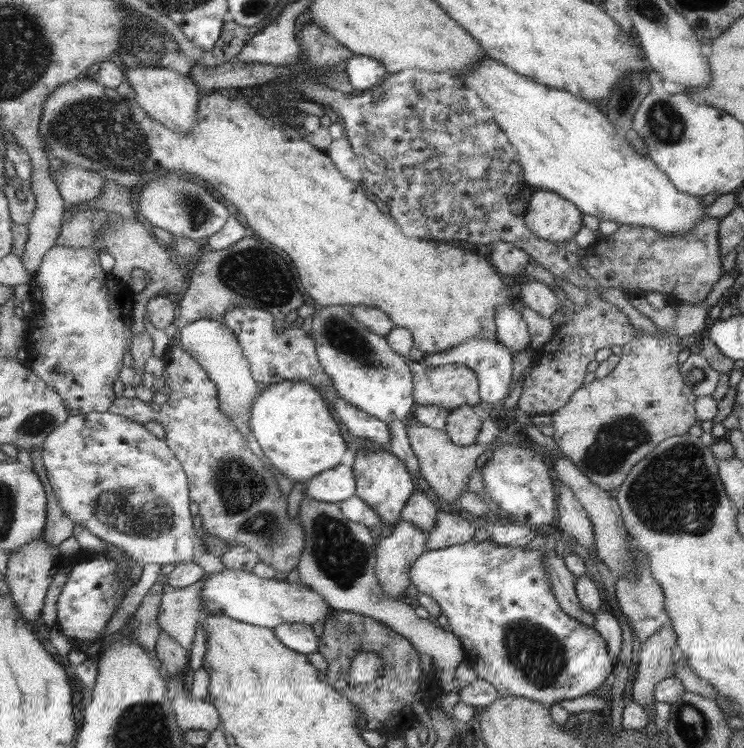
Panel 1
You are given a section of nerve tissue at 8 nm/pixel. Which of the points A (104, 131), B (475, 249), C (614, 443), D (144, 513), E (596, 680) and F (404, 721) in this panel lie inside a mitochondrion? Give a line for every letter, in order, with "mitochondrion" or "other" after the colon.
A: mitochondrion
B: other
C: mitochondrion
D: mitochondrion
E: other
F: other

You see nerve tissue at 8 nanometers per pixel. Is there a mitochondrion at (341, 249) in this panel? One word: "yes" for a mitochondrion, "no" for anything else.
no

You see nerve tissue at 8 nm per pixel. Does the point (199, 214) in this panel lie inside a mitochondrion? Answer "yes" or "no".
yes

